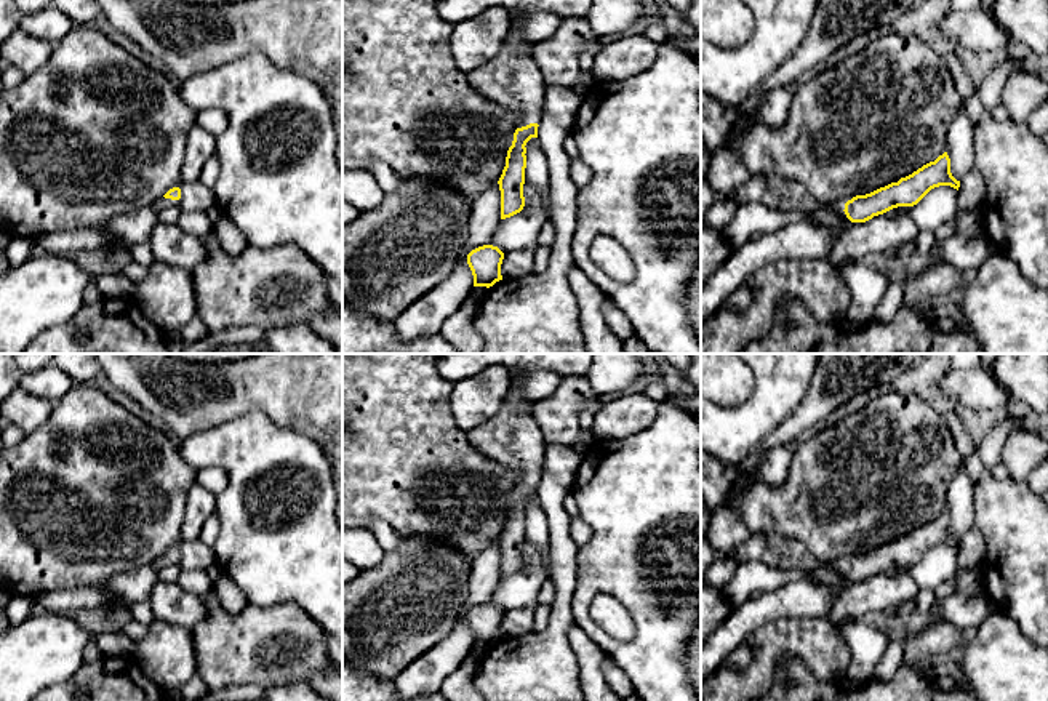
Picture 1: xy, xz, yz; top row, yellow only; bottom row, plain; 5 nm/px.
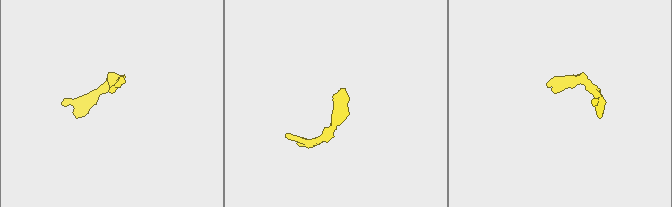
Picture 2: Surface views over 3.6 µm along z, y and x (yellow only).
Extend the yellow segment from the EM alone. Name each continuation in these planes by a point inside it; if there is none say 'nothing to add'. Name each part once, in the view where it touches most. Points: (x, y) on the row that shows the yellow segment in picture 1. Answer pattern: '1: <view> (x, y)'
1: xz (512, 77)

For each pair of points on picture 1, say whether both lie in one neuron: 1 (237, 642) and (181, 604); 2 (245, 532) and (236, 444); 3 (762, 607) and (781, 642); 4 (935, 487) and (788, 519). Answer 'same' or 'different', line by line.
1: different
2: same
3: different
4: same

